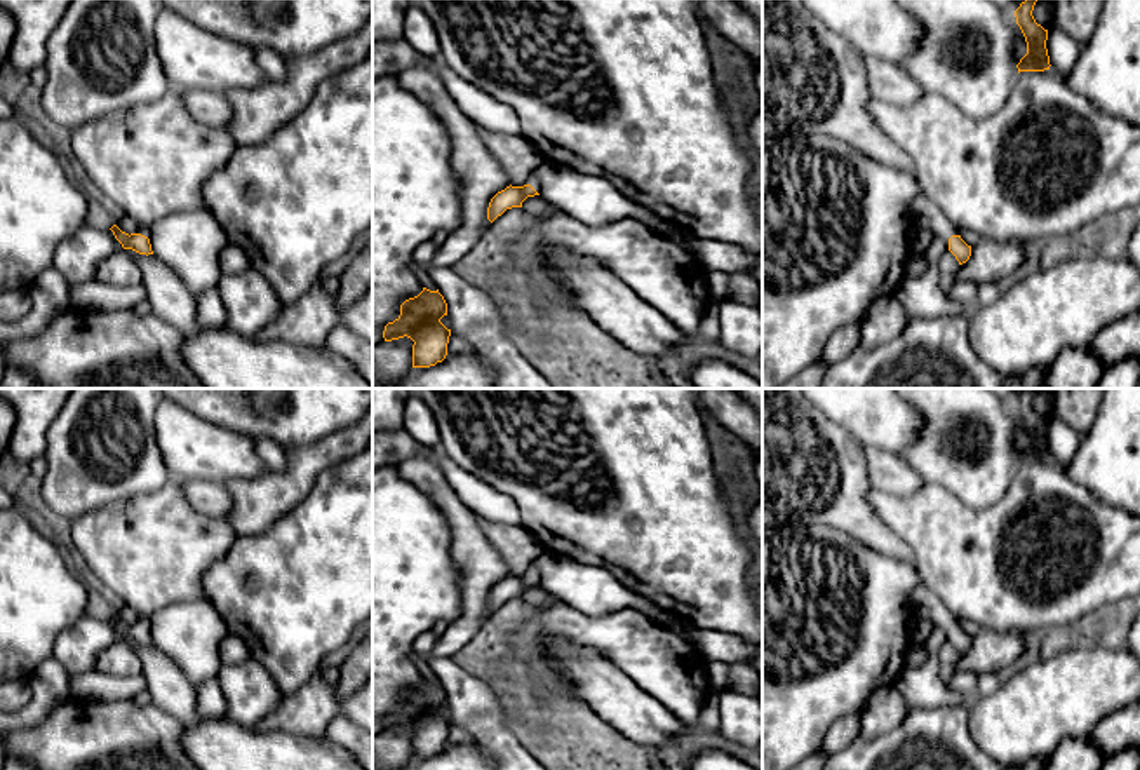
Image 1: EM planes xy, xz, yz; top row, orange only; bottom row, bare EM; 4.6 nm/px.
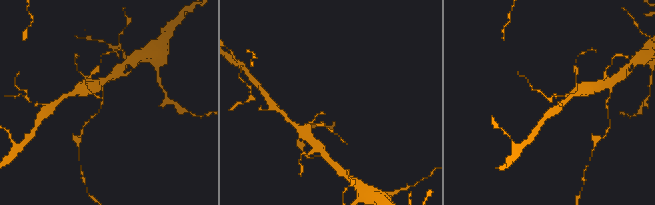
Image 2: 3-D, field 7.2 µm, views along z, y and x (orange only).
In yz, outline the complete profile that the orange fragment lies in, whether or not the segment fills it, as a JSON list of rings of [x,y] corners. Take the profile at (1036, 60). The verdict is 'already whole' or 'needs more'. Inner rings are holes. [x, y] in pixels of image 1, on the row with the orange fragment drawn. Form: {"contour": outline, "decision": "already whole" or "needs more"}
{"contour": [[[1025,0],[1015,10],[1016,24],[1020,26],[1025,42],[1027,54],[1016,64],[1020,71],[1044,71],[1049,70],[1049,56],[1046,49],[1048,30],[1036,23],[1032,10],[1037,0]]], "decision": "already whole"}

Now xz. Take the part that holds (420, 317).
{"contour": [[[423,291],[400,305],[400,315],[385,326],[385,341],[411,338],[412,368],[430,368],[447,355],[451,329],[440,319],[447,315],[447,303],[437,291]]], "decision": "already whole"}

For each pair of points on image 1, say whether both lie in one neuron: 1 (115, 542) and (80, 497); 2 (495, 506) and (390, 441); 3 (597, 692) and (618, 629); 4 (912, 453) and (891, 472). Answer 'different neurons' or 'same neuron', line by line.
1: different neurons
2: same neuron
3: different neurons
4: different neurons

